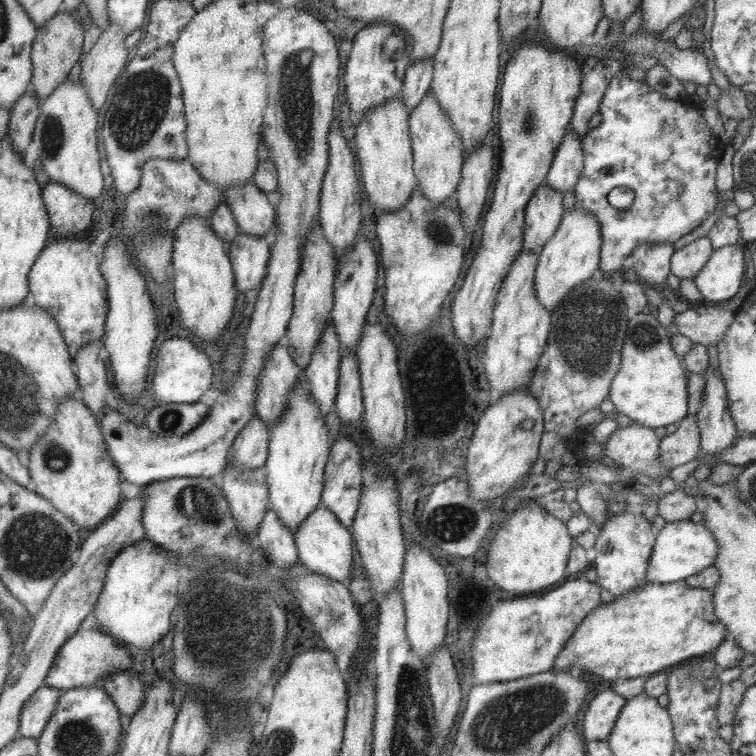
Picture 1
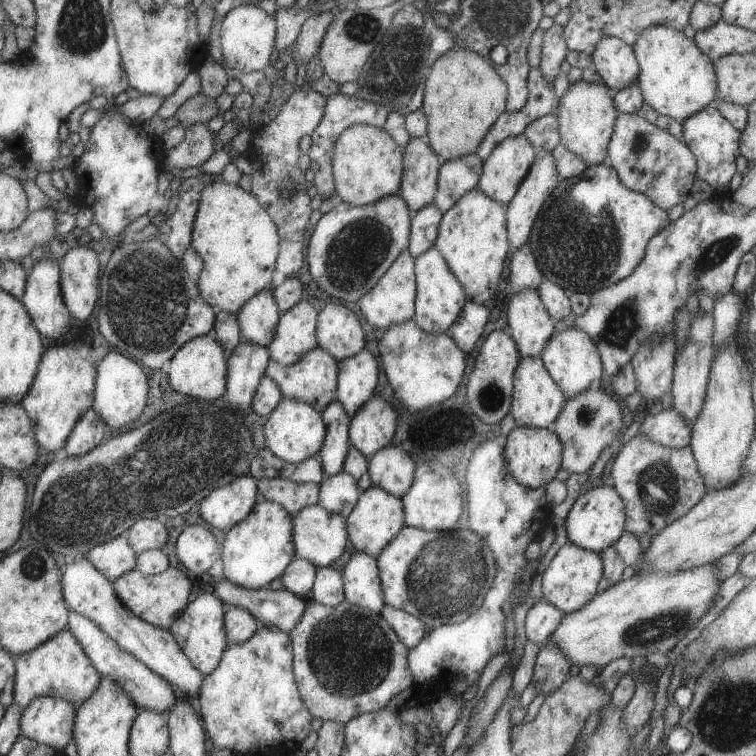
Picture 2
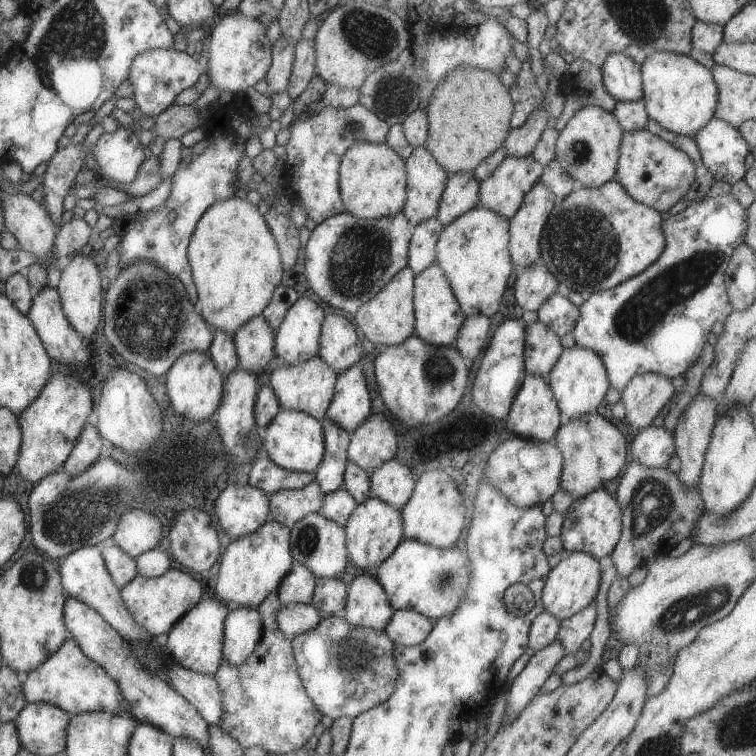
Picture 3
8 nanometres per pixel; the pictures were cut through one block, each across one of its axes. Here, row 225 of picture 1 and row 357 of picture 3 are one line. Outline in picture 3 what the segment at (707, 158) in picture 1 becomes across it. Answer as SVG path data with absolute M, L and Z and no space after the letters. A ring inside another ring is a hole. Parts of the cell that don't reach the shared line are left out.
M715 195L711 198L703 197L701 200L695 200L695 202L689 203L680 213L671 215L663 221L662 229L665 246L661 254L657 257L657 260L653 261L653 264L649 264L649 266L639 272L639 274L624 280L621 284L615 285L609 290L594 292L585 297L581 306L578 306L579 318L575 324L573 324L572 336L574 338L574 344L583 348L589 348L589 350L593 350L593 352L599 356L603 363L603 368L605 368L608 383L613 390L621 392L635 374L643 374L643 372L655 372L655 374L661 374L661 376L667 376L667 378L671 378L673 381L678 381L678 379L685 374L685 371L697 362L697 358L701 356L703 344L707 342L707 334L709 334L711 326L713 326L715 322L722 323L732 311L732 306L727 296L727 288L725 288L725 269L727 268L733 249L737 248L739 244L743 244L743 236L745 236L747 227L747 210L743 208L732 195Z

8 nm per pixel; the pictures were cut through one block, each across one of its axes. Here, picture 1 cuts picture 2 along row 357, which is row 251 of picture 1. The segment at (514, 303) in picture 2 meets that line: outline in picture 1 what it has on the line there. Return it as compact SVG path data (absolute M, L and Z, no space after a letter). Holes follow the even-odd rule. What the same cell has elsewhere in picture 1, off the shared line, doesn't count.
M544 182L529 198L524 210L523 244L520 252L537 252L557 230L564 209L562 196L548 188Z

